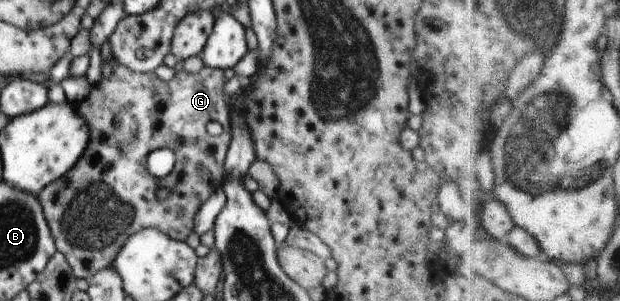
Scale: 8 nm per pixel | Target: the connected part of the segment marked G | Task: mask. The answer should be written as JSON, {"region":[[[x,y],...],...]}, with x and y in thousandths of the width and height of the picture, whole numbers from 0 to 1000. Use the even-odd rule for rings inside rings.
{"region":[[[179,189],[176,209],[166,206],[165,239],[166,256],[163,269],[150,286],[144,319],[134,329],[127,342],[121,342],[121,379],[132,392],[142,419],[144,465],[140,488],[134,502],[134,512],[126,525],[126,535],[119,545],[119,555],[105,575],[102,588],[92,595],[87,608],[76,615],[61,648],[60,664],[66,681],[71,728],[79,754],[82,784],[87,791],[90,834],[97,837],[108,867],[111,887],[115,887],[116,914],[124,927],[135,927],[144,934],[156,910],[156,900],[173,890],[182,870],[185,850],[189,850],[190,831],[202,811],[202,801],[218,774],[223,774],[232,757],[252,757],[260,771],[265,771],[271,787],[282,794],[284,801],[300,804],[305,774],[313,767],[313,731],[316,711],[323,701],[324,681],[356,618],[360,615],[365,588],[361,561],[361,538],[369,498],[371,472],[374,468],[374,402],[373,402],[373,362],[363,336],[363,282],[365,259],[361,236],[352,226],[329,223],[326,236],[318,246],[308,246],[302,236],[289,236],[273,272],[260,269],[248,239],[242,243],[216,243],[208,229],[203,229],[198,216],[194,216],[182,189]],[[337,405],[350,405],[360,425],[360,442],[344,455],[334,442],[332,415]],[[260,488],[269,488],[279,502],[284,518],[282,558],[269,588],[263,595],[252,595],[237,568],[237,542],[240,508],[248,498],[260,495]],[[256,621],[269,621],[277,641],[276,654],[266,664],[260,664],[250,651]]]}

